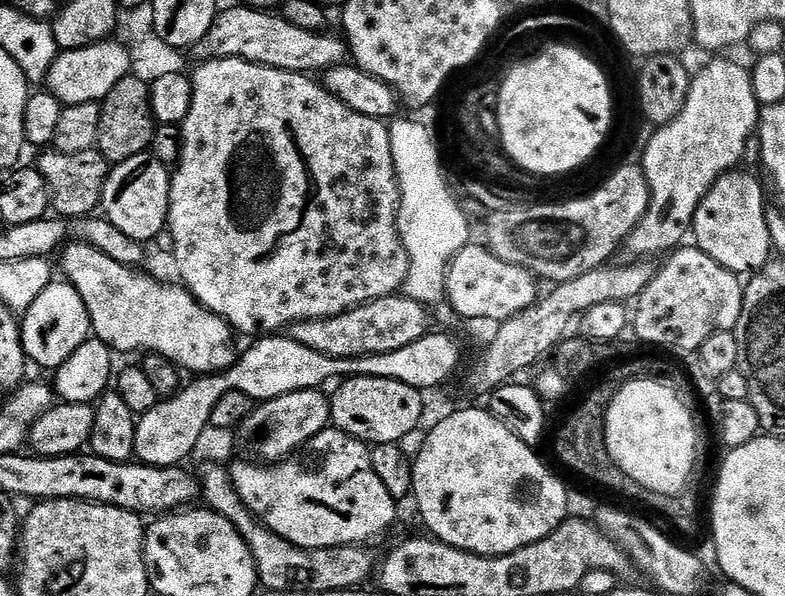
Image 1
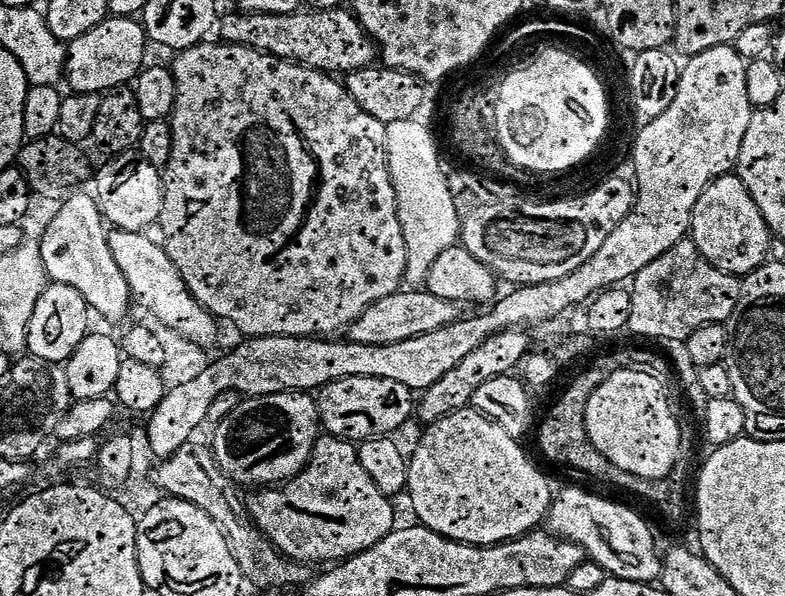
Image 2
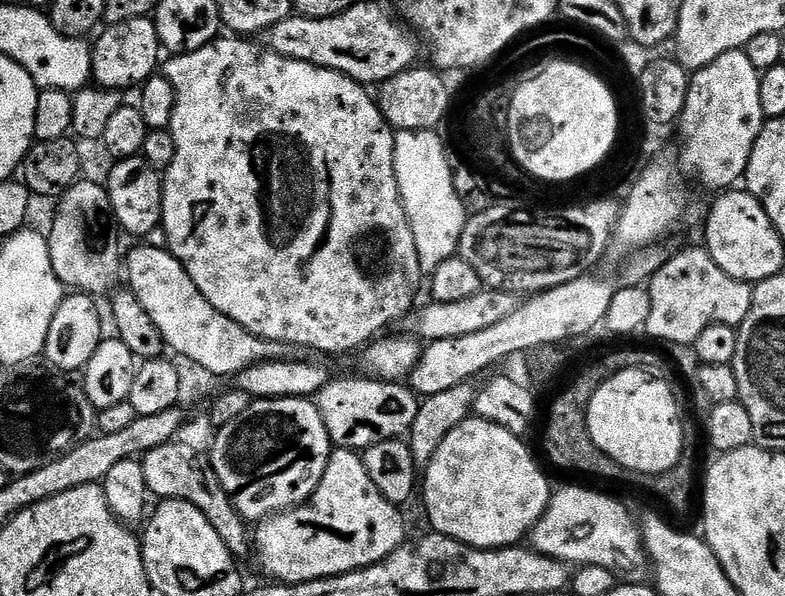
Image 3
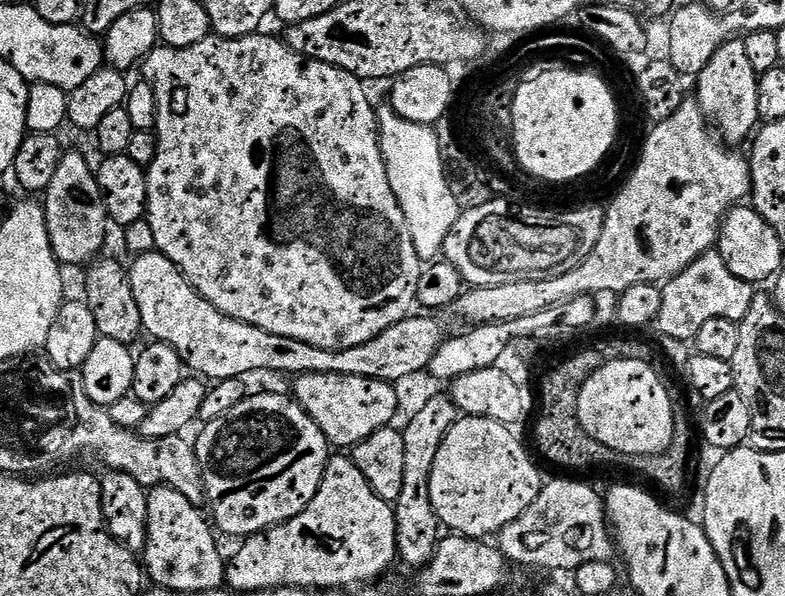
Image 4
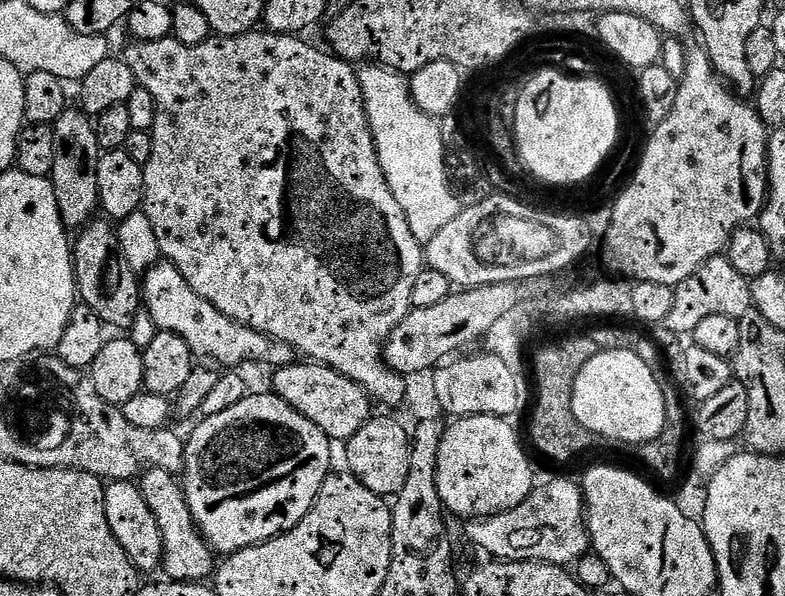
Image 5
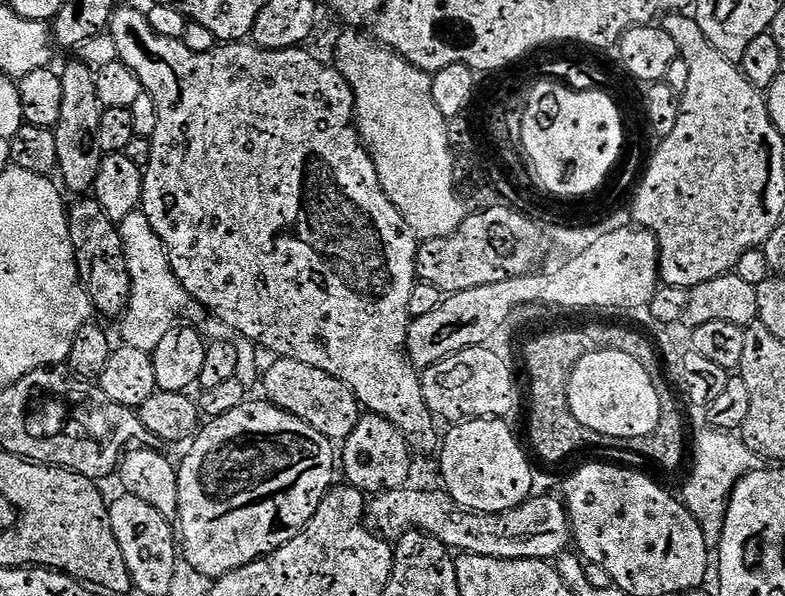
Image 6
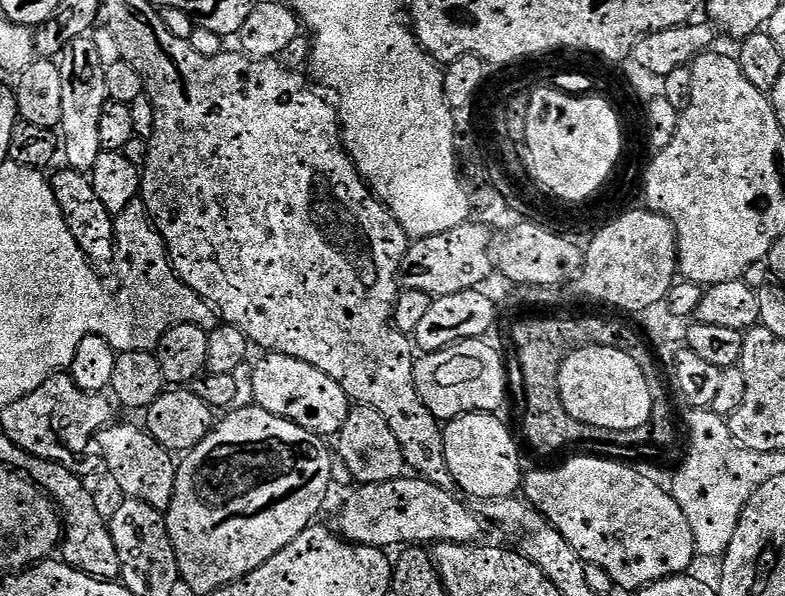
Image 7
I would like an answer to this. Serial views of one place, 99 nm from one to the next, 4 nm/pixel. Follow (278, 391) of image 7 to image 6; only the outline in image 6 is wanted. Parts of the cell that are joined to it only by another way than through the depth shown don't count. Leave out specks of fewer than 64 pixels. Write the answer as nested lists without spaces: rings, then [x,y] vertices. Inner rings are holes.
[[[283,358],[273,361],[264,376],[263,395],[277,408],[286,410],[294,414],[294,418],[314,426],[314,430],[318,430],[318,434],[322,434],[326,439],[333,442],[347,440],[358,419],[358,401],[353,392],[342,382],[338,382],[338,378],[314,366],[306,366],[306,362],[294,362]]]

